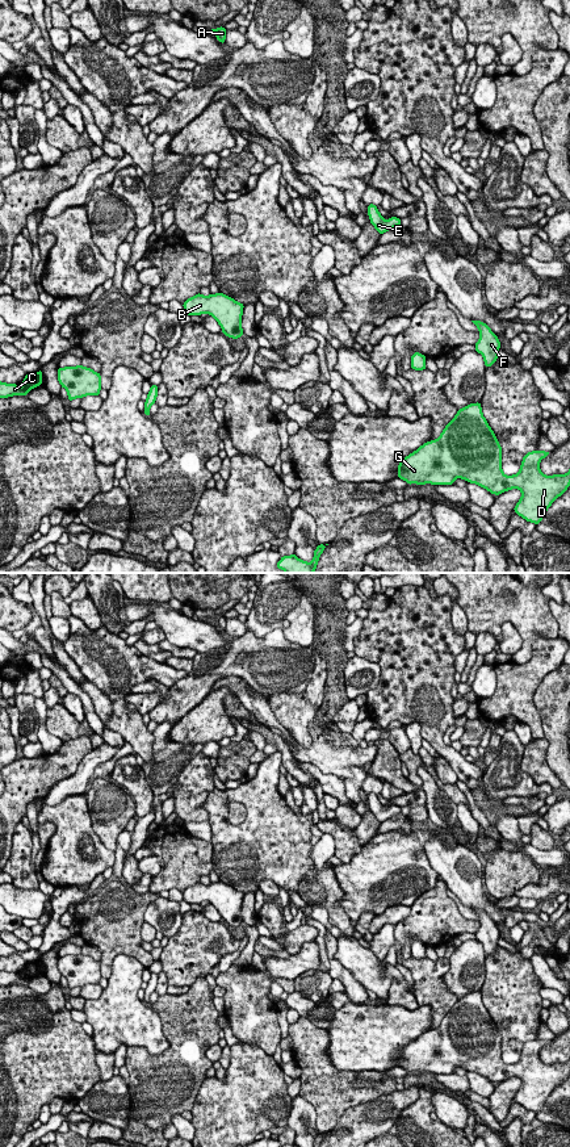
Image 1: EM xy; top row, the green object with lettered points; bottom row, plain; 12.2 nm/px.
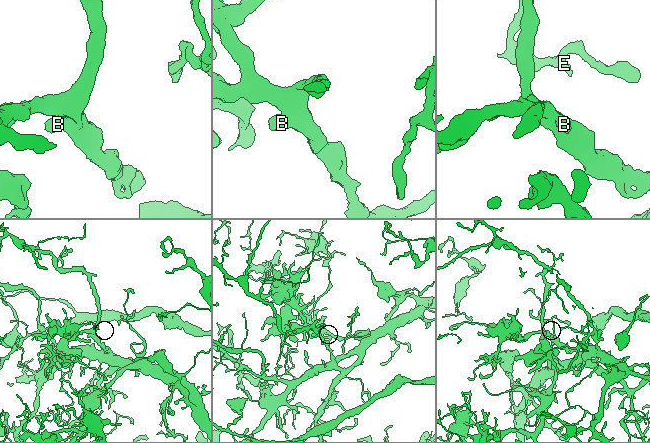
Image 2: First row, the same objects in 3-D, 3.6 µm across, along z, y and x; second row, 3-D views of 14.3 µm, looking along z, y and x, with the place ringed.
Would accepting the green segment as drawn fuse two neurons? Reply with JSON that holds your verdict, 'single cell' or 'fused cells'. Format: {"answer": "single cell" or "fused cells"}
{"answer": "single cell"}

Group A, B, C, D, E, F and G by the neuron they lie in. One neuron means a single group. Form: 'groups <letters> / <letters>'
groups A B C D E F G

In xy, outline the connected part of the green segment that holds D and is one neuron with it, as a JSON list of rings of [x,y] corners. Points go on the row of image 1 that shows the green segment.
[[[477,402],[460,409],[436,440],[427,441],[402,459],[398,466],[398,478],[405,480],[408,485],[418,484],[420,486],[424,484],[452,485],[456,478],[462,478],[495,495],[511,489],[519,489],[521,498],[514,511],[527,522],[538,524],[550,505],[570,485],[570,470],[566,474],[554,476],[541,473],[540,461],[549,455],[550,452],[545,451],[528,452],[523,457],[520,470],[514,476],[506,476],[502,470],[502,447],[482,414],[481,403]]]

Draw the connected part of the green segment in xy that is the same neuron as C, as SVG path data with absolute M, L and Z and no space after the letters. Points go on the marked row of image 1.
M42 369L35 373L26 373L25 380L21 381L21 388L17 384L0 382L0 398L8 398L12 395L26 395L32 389L37 388L38 385L43 385L42 374Z

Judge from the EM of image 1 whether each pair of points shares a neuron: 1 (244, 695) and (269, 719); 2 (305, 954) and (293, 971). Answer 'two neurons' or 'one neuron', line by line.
1: one neuron
2: one neuron

